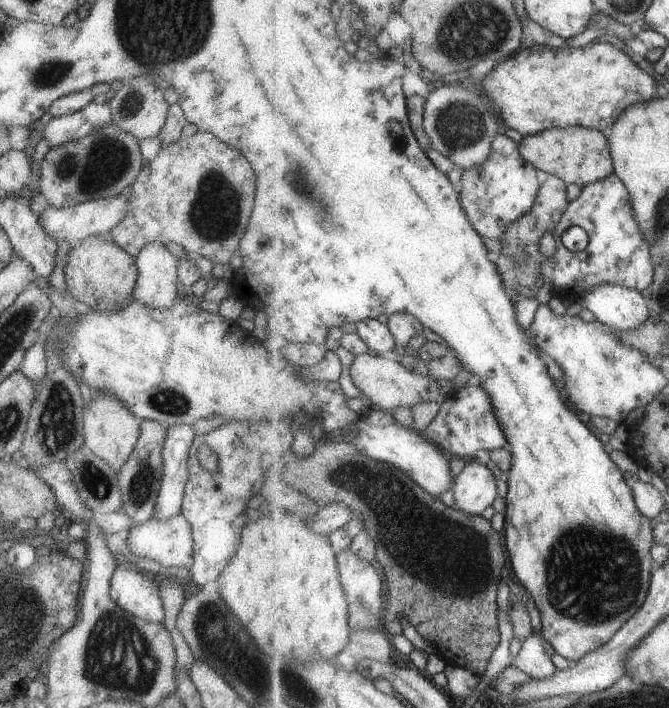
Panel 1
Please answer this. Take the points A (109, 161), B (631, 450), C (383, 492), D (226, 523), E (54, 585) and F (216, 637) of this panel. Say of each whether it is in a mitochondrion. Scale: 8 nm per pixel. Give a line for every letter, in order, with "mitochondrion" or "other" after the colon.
A: mitochondrion
B: other
C: mitochondrion
D: other
E: other
F: mitochondrion

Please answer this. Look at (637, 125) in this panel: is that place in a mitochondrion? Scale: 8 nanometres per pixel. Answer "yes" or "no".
no

